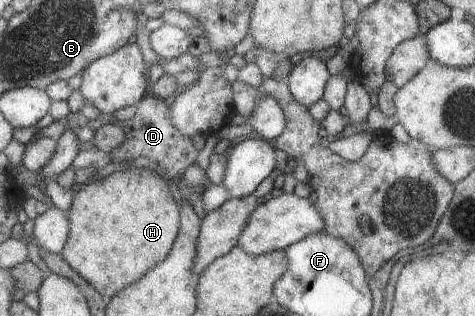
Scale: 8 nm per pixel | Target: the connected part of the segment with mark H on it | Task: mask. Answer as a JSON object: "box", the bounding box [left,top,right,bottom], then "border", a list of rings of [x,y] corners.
{"box":[62,168,180,300],"border":[[[127,168],[84,184],[69,218],[71,234],[62,255],[110,300],[167,257],[178,237],[180,210],[162,176],[150,168]]]}

